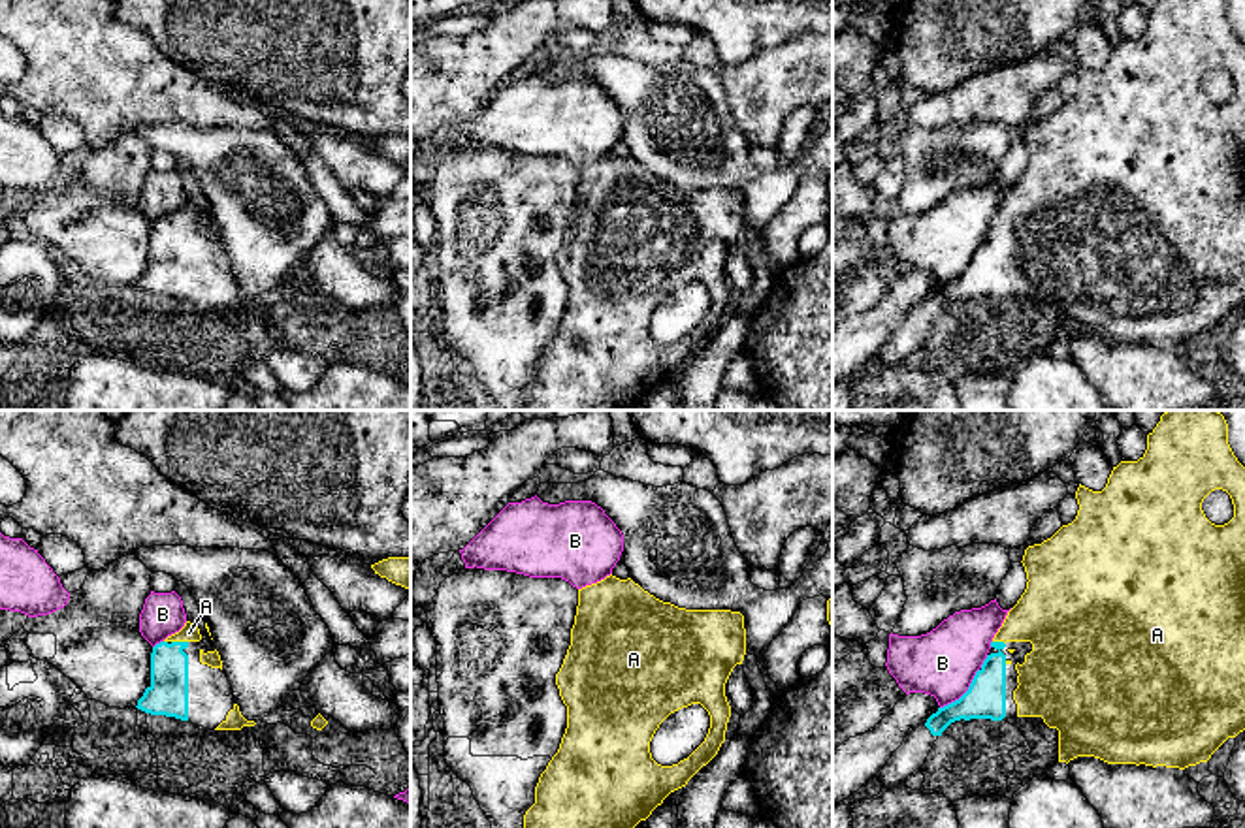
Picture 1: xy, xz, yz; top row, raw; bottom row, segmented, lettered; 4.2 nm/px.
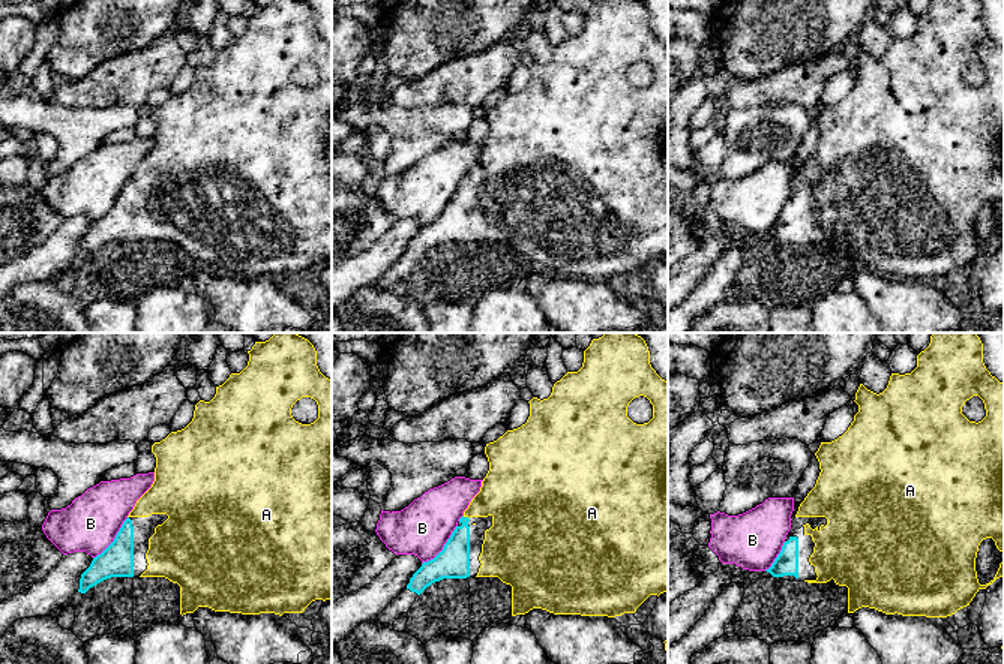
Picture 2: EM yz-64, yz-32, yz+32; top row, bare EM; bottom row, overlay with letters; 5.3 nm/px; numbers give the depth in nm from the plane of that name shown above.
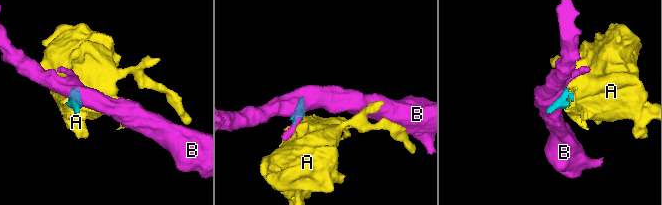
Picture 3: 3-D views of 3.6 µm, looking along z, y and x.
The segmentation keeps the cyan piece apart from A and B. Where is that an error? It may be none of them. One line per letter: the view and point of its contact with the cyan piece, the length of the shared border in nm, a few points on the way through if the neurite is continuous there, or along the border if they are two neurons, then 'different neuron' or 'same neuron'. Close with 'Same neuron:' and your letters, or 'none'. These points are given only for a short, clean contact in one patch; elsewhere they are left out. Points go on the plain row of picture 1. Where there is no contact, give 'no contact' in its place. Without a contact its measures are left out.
A: meets cyan in xy at (179, 221); contact 70 nm long; runs through xy (168, 273), (168, 238), (179, 221), (189, 211); same neuron
B: meets cyan in yz at (970, 264); contact 300 nm long; border along yz (987, 234), (970, 264), (940, 286); different neuron
Same neuron: A

